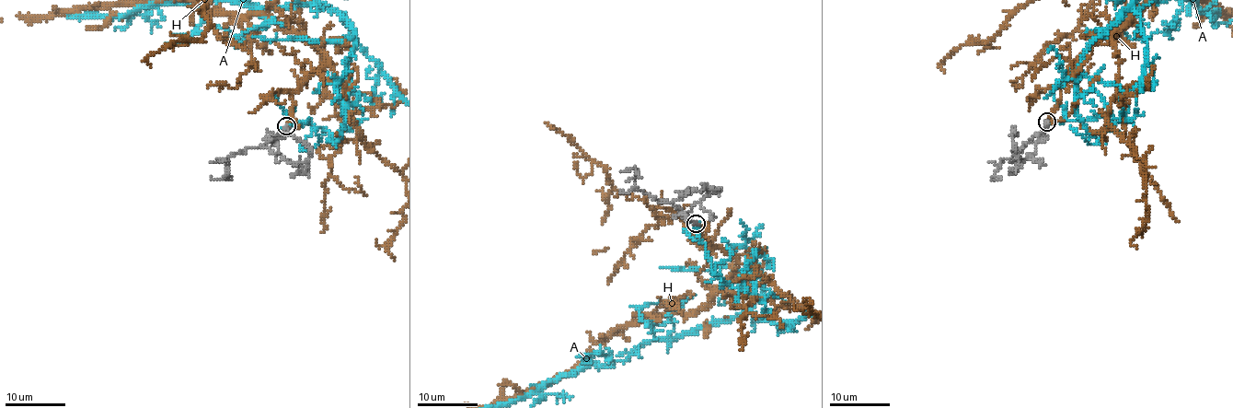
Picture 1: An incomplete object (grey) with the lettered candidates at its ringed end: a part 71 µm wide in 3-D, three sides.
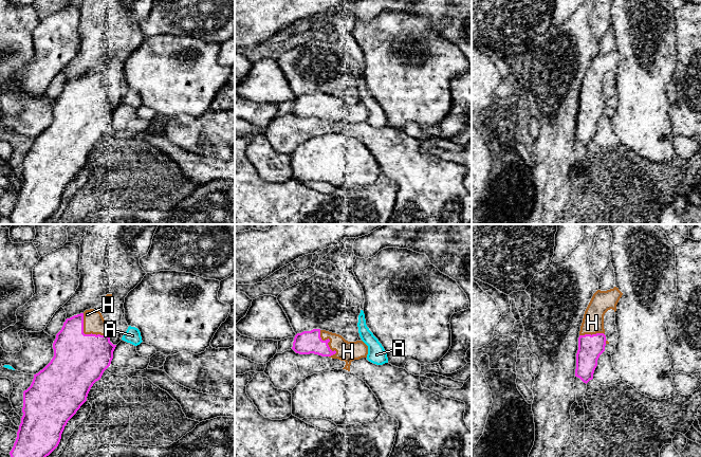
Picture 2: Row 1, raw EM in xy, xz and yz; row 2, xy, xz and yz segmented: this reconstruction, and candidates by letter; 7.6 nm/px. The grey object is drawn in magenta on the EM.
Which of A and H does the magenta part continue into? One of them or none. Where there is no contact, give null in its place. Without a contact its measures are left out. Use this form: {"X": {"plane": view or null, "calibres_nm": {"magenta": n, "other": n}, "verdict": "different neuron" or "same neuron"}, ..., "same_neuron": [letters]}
{"A": {"plane": null, "verdict": "different neuron"}, "H": {"plane": "xy", "calibres_nm": {"magenta": 400, "other": 160}, "verdict": "same neuron"}, "same_neuron": ["H"]}

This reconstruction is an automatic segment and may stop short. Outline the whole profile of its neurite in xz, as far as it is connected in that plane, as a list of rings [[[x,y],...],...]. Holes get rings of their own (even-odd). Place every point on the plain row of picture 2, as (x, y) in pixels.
[[[320,92],[297,96],[292,112],[299,117],[314,116],[345,124],[343,132],[348,134],[352,124],[368,117],[368,109],[363,104],[348,105],[339,97]]]

